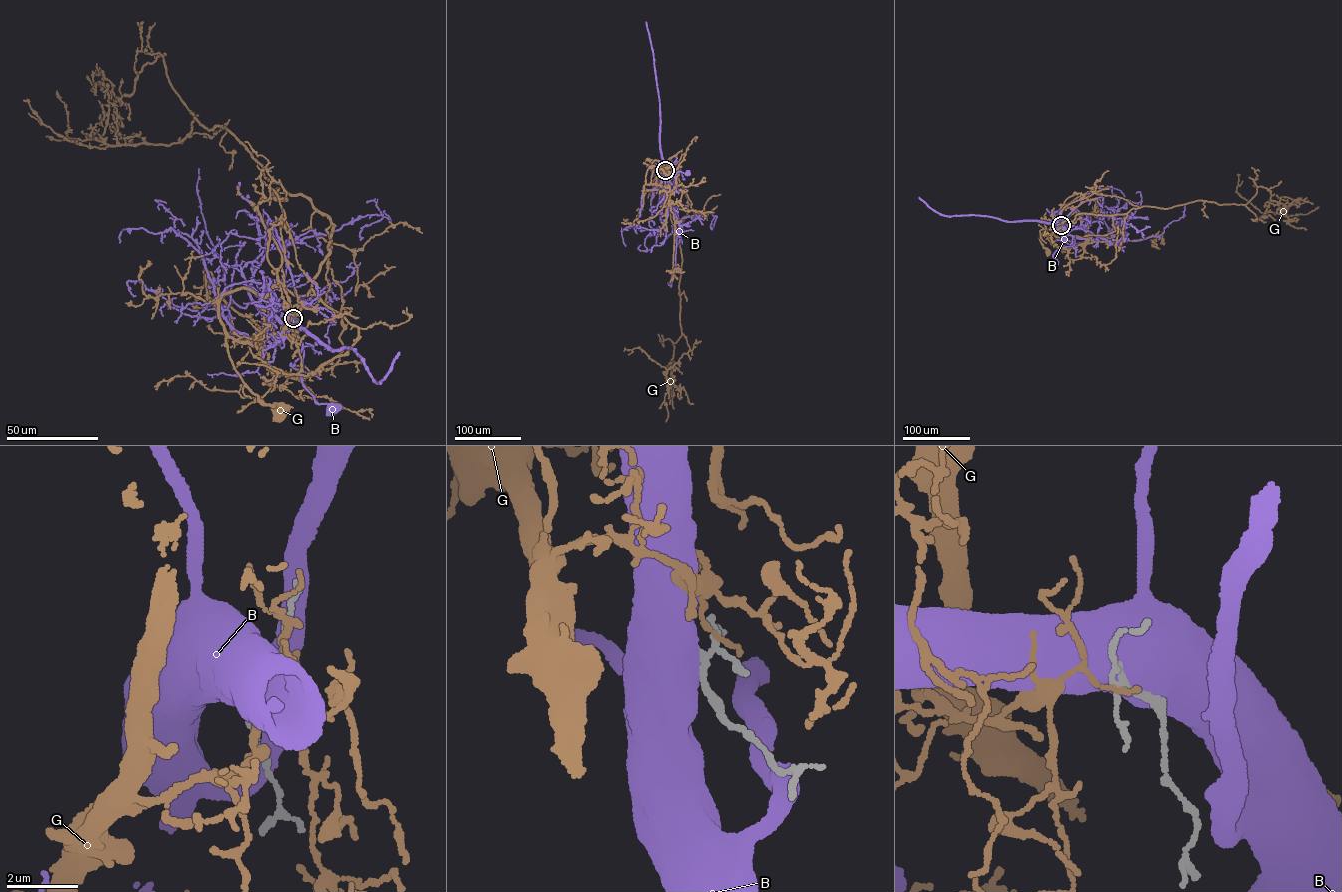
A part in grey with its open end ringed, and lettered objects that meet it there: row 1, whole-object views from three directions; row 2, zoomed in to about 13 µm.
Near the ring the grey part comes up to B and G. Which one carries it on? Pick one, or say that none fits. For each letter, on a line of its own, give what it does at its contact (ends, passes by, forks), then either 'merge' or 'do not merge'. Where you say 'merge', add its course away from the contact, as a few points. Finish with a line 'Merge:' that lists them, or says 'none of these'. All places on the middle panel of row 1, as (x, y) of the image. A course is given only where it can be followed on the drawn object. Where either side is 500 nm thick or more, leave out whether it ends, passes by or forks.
B: do not merge
G: it ends there; do not merge
Merge: none of these

